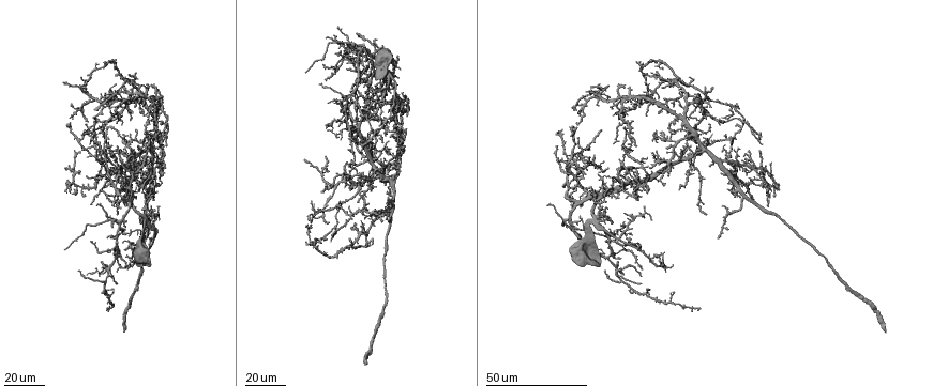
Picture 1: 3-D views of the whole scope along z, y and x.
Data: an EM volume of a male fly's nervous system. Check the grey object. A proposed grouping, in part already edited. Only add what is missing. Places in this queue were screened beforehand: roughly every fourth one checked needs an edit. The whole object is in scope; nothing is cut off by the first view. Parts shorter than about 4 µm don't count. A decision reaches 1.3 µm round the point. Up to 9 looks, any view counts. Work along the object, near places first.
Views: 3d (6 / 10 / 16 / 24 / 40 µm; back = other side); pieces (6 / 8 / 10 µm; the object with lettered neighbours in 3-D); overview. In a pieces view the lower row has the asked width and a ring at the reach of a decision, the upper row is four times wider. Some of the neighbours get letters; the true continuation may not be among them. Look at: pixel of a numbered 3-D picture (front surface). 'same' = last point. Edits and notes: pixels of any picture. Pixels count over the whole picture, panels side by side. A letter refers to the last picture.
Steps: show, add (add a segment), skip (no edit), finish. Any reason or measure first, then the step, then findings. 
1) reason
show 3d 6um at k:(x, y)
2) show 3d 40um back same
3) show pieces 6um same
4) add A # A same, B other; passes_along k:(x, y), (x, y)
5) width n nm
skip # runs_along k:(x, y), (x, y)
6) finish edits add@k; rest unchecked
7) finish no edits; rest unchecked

free end
show 3d 40um at 1:(96, 109)

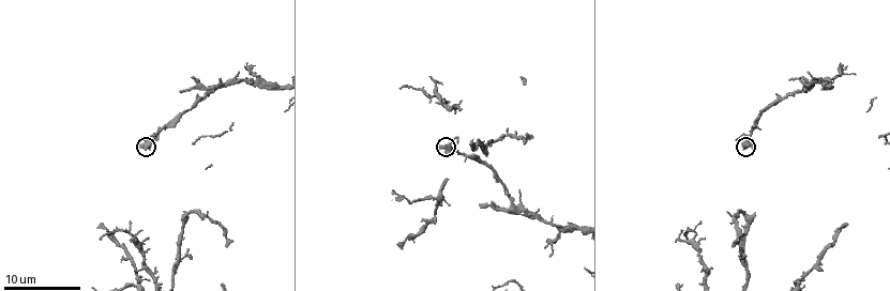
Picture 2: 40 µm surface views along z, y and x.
what lies round it
show pieces 6um at 2:(138, 145)

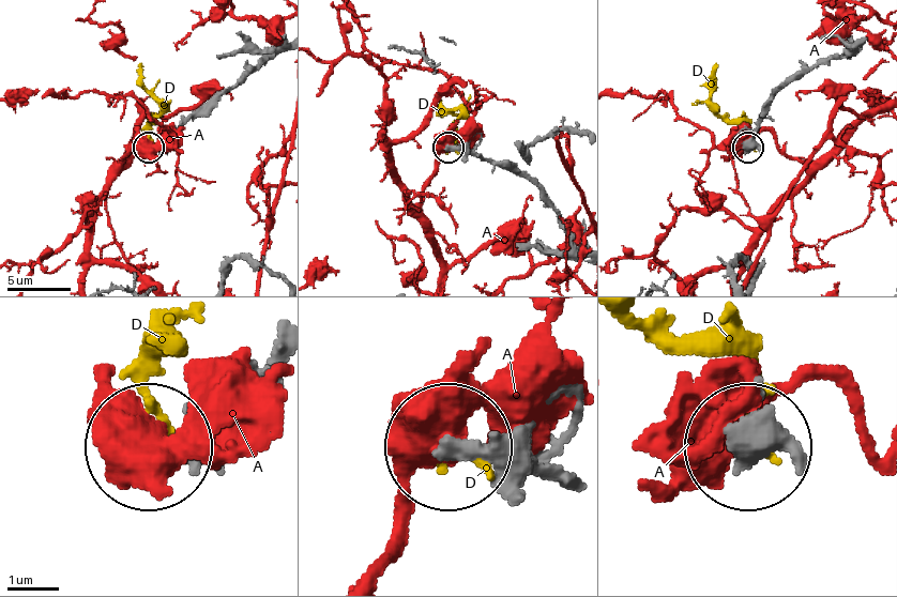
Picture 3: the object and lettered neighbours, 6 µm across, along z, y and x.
skip # A other, D other; runs_along 3:(551, 460), (453, 448); no lettered segment goes on from it

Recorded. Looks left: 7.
an open end
show 3d 24um at 1:(80, 172)

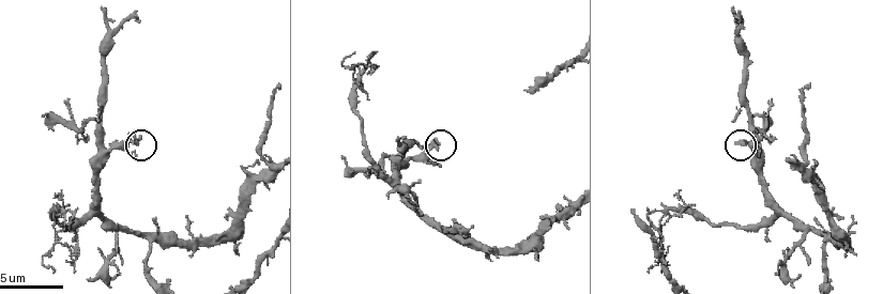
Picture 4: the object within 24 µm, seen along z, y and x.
show pieces 8um at 4:(744, 141)

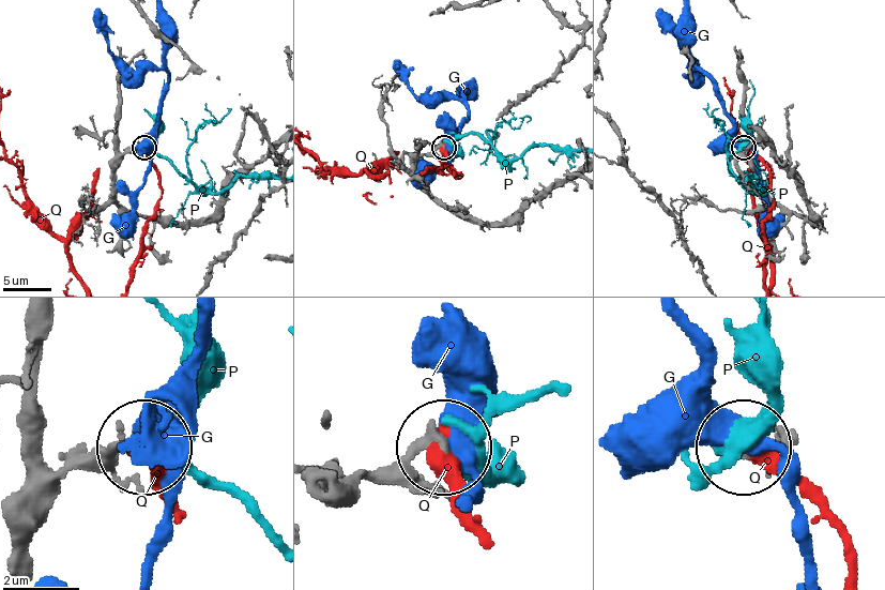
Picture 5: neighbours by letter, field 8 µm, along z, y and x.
width 250 nm
skip # G other, P other, Q other; runs_along 5:(329, 498), (357, 472), (441, 448); none of them fits

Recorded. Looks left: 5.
free end
show 3d 10um at 4:(402, 136)

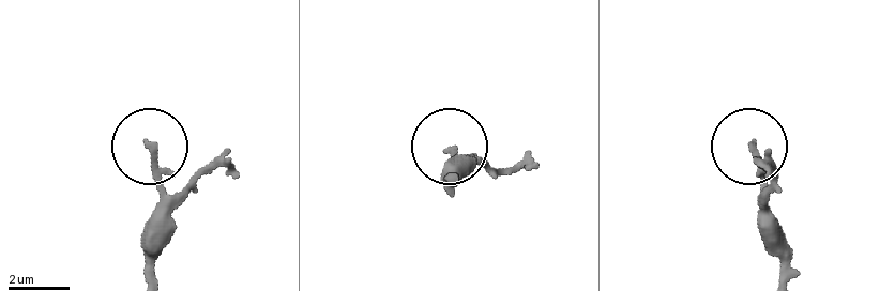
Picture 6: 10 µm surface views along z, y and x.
what lies round it
show pieces 8um at 6:(751, 144)

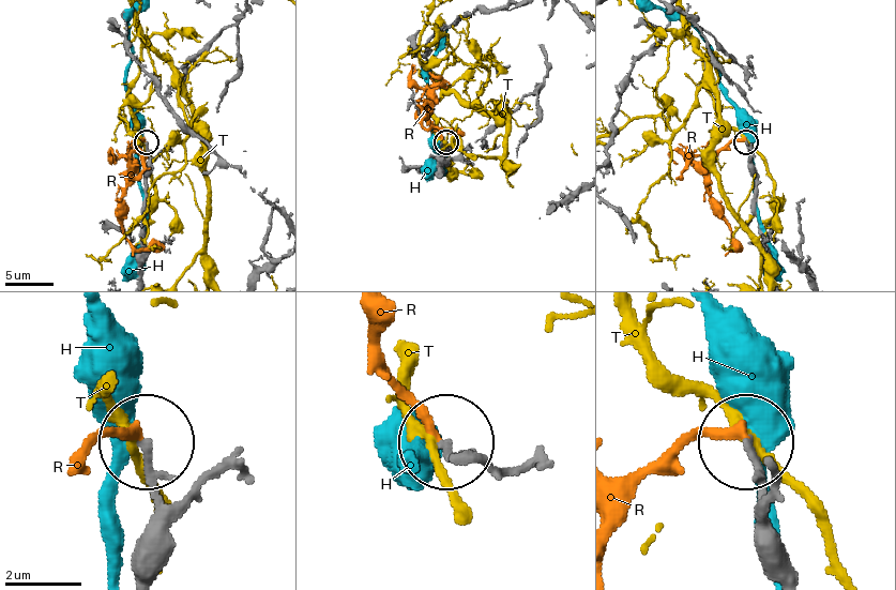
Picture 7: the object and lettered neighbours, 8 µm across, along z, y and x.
width 180 nm
skip # H other, R other, T other; runs_along 7:(142, 274), (147, 142); none of them fits

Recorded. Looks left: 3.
branch stops here
show 3d 24um at 1:(717, 238)

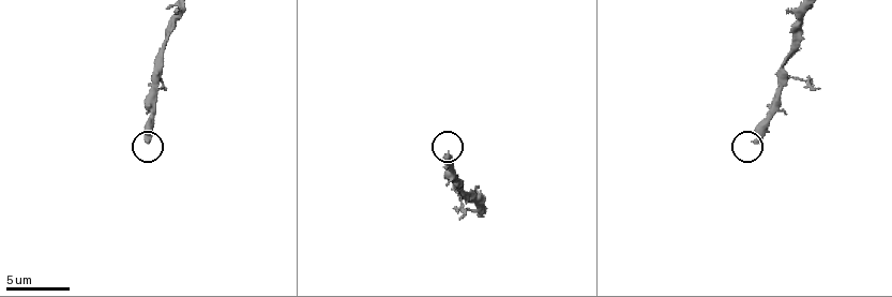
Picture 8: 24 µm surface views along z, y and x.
show pieces 6um at 8:(147, 141)

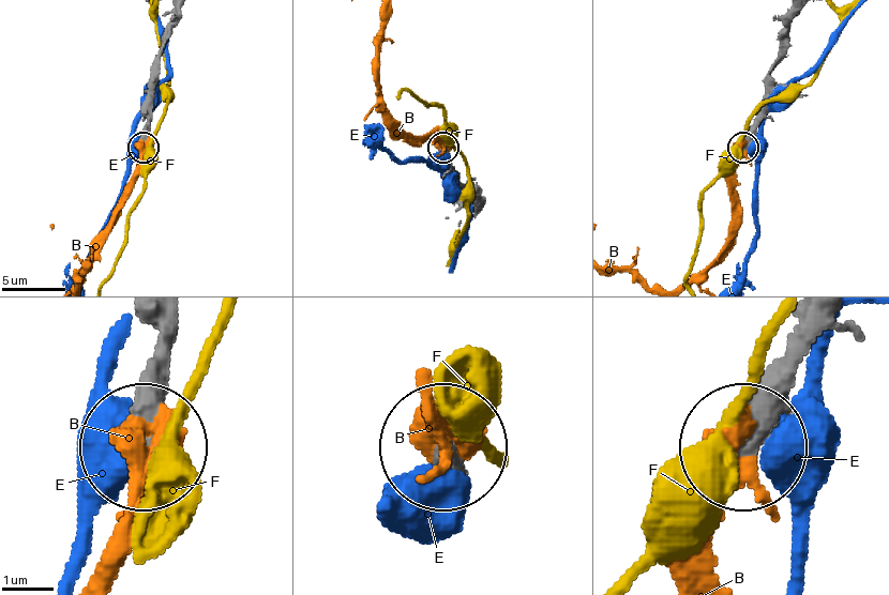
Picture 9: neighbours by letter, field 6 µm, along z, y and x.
add B # B same, E other, F other; passes_along 9:(166, 350), (116, 567); it goes on there

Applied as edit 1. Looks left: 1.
finish edits add@9; rest unchecked

